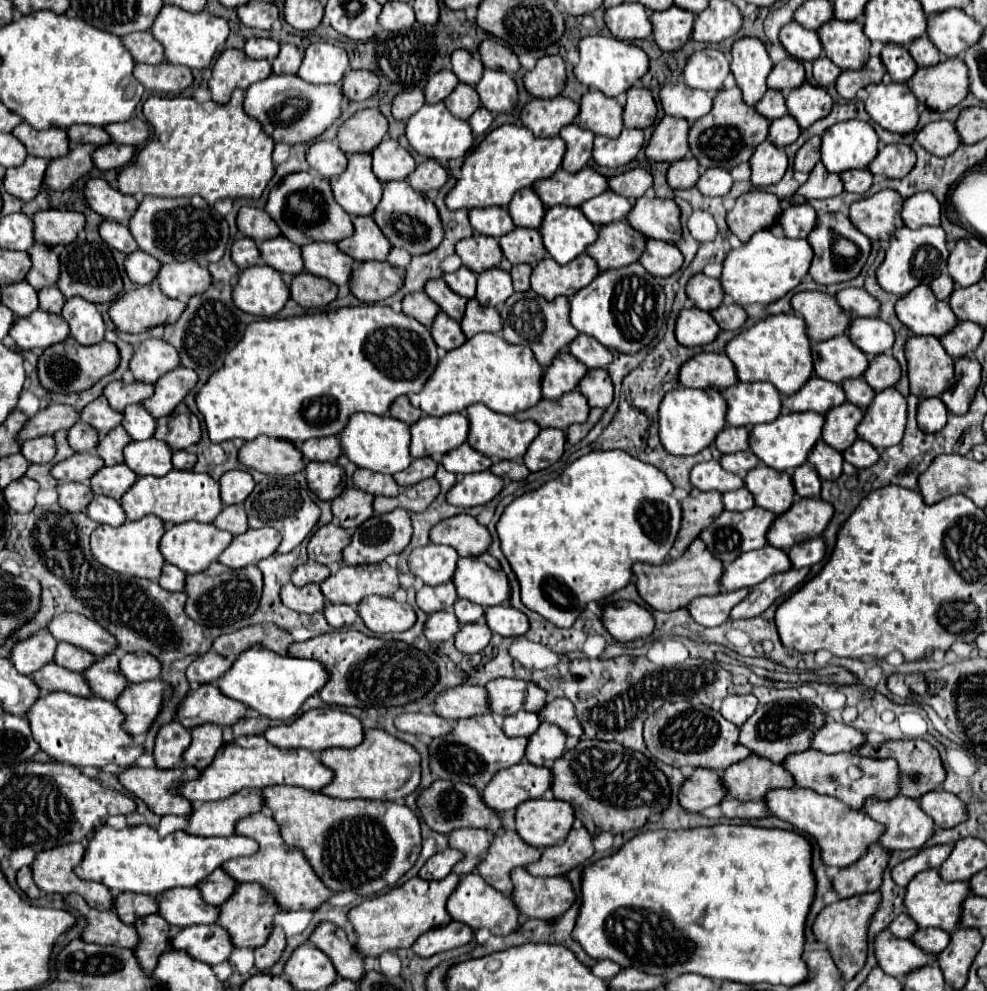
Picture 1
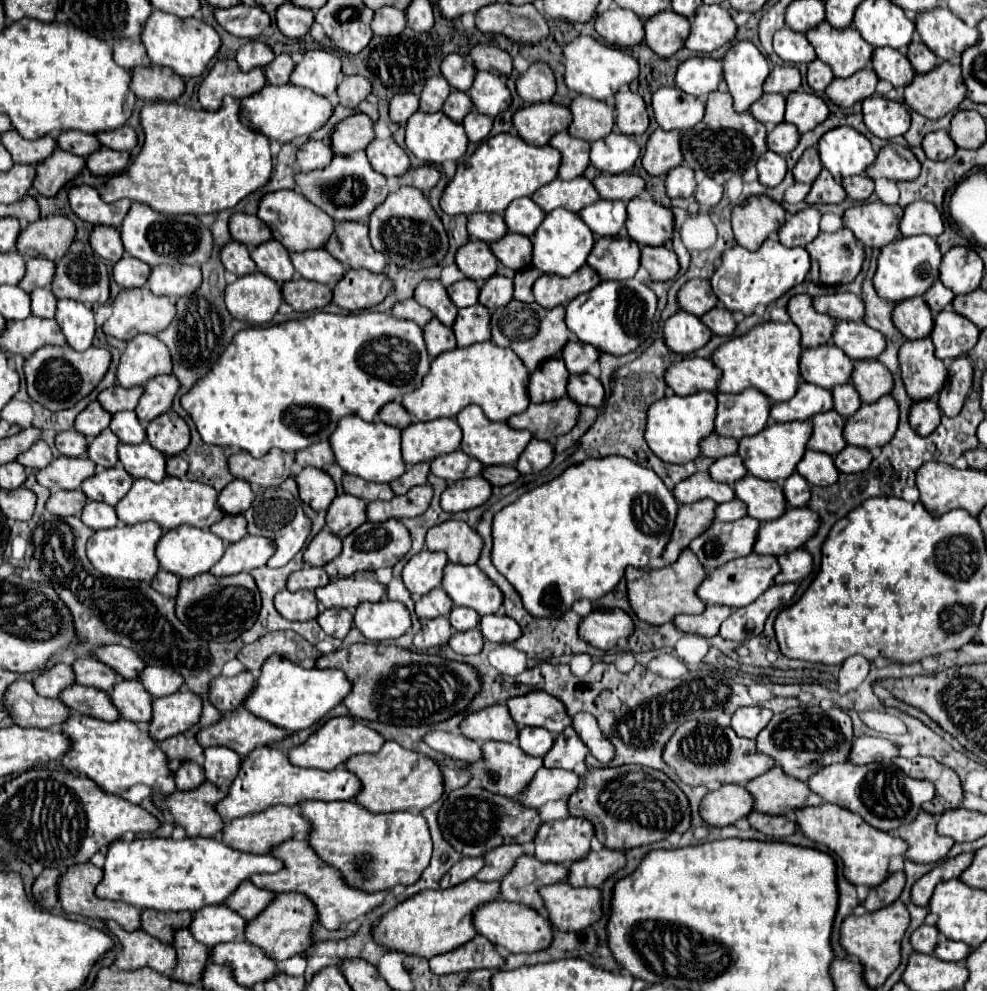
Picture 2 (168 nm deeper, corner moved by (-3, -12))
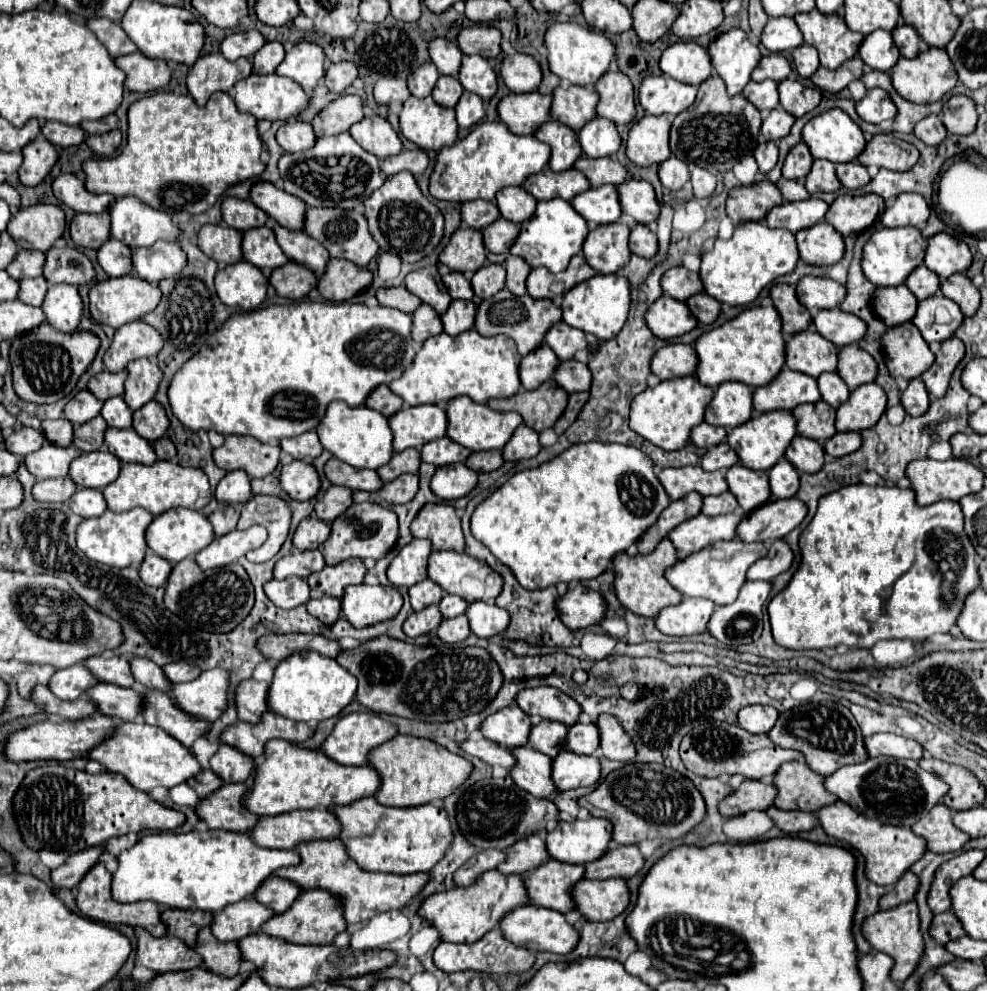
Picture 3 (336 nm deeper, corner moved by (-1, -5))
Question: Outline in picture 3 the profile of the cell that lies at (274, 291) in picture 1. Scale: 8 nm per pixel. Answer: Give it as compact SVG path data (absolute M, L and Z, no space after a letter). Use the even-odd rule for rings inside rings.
M240 261L216 273L216 293L228 307L254 311L266 299L268 279L256 265Z

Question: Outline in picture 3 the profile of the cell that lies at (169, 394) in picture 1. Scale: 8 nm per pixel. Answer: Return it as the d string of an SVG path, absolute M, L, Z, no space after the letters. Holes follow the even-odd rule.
M150 359L132 361L126 369L128 369L128 379L126 379L124 401L132 411L136 411L156 397L158 385L162 381L162 371Z

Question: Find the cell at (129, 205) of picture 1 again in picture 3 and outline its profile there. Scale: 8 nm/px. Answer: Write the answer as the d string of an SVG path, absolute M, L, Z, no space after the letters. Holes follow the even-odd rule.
M60 175L52 183L54 195L72 207L76 213L104 213L110 211L110 205L114 205L112 195L92 195L86 191L84 181L76 175Z

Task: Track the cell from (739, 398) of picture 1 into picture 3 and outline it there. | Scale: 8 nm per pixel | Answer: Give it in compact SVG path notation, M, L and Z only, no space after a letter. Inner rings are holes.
M738 381L722 383L708 405L706 421L710 425L726 427L726 429L734 429L750 421L750 417L754 415L752 395L754 389L748 385L742 385Z

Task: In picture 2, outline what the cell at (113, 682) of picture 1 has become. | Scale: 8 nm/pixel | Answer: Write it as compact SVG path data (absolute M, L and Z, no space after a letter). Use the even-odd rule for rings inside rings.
M120 680L110 692L110 698L124 720L136 724L148 724L152 720L154 698L144 690L140 680Z

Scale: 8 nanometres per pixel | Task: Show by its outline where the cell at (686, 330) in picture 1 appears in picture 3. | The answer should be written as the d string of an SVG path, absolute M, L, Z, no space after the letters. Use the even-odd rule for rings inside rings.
M662 295L646 313L646 325L660 339L674 339L692 331L698 321L690 313L688 305Z

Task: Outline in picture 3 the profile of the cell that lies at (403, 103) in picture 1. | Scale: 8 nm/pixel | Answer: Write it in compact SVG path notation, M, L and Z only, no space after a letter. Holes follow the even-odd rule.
M390 77L390 79L382 79L374 85L374 99L382 105L388 105L392 101L404 103L408 97L410 97L410 89L404 79Z

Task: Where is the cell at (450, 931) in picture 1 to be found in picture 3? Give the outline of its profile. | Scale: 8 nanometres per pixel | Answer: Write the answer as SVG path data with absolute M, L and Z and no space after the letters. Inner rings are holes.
M494 927L490 933L486 933L482 939L478 939L476 943L468 945L468 943L440 943L434 949L434 963L438 969L452 973L452 971L488 971L492 975L498 973L520 973L520 971L528 971L534 963L534 953L522 947L516 947L514 943L506 941L500 933L498 927Z

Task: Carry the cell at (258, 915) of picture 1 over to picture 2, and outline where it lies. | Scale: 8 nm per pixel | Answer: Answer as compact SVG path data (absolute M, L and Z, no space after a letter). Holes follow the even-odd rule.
M278 894L276 900L260 914L256 920L248 922L246 940L252 944L260 944L266 952L272 952L276 960L288 960L292 956L302 956L314 944L314 924L318 922L318 910L302 894Z

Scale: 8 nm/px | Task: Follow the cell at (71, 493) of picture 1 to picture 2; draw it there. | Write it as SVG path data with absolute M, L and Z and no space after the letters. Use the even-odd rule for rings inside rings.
M58 490L50 494L46 510L54 516L80 516L84 504L86 496L82 490Z

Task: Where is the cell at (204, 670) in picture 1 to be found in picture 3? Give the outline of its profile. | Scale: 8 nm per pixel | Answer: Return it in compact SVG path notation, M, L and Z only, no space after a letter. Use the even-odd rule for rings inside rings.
M242 681L236 687L234 703L240 721L260 721L260 715L266 711L266 691L268 685L264 681Z

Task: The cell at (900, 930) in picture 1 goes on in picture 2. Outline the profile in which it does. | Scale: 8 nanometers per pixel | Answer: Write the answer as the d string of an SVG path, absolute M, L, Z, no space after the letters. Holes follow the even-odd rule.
M922 926L918 928L914 934L912 934L912 946L914 950L922 952L922 954L932 954L934 948L936 948L936 942L938 942L938 928L936 926Z

